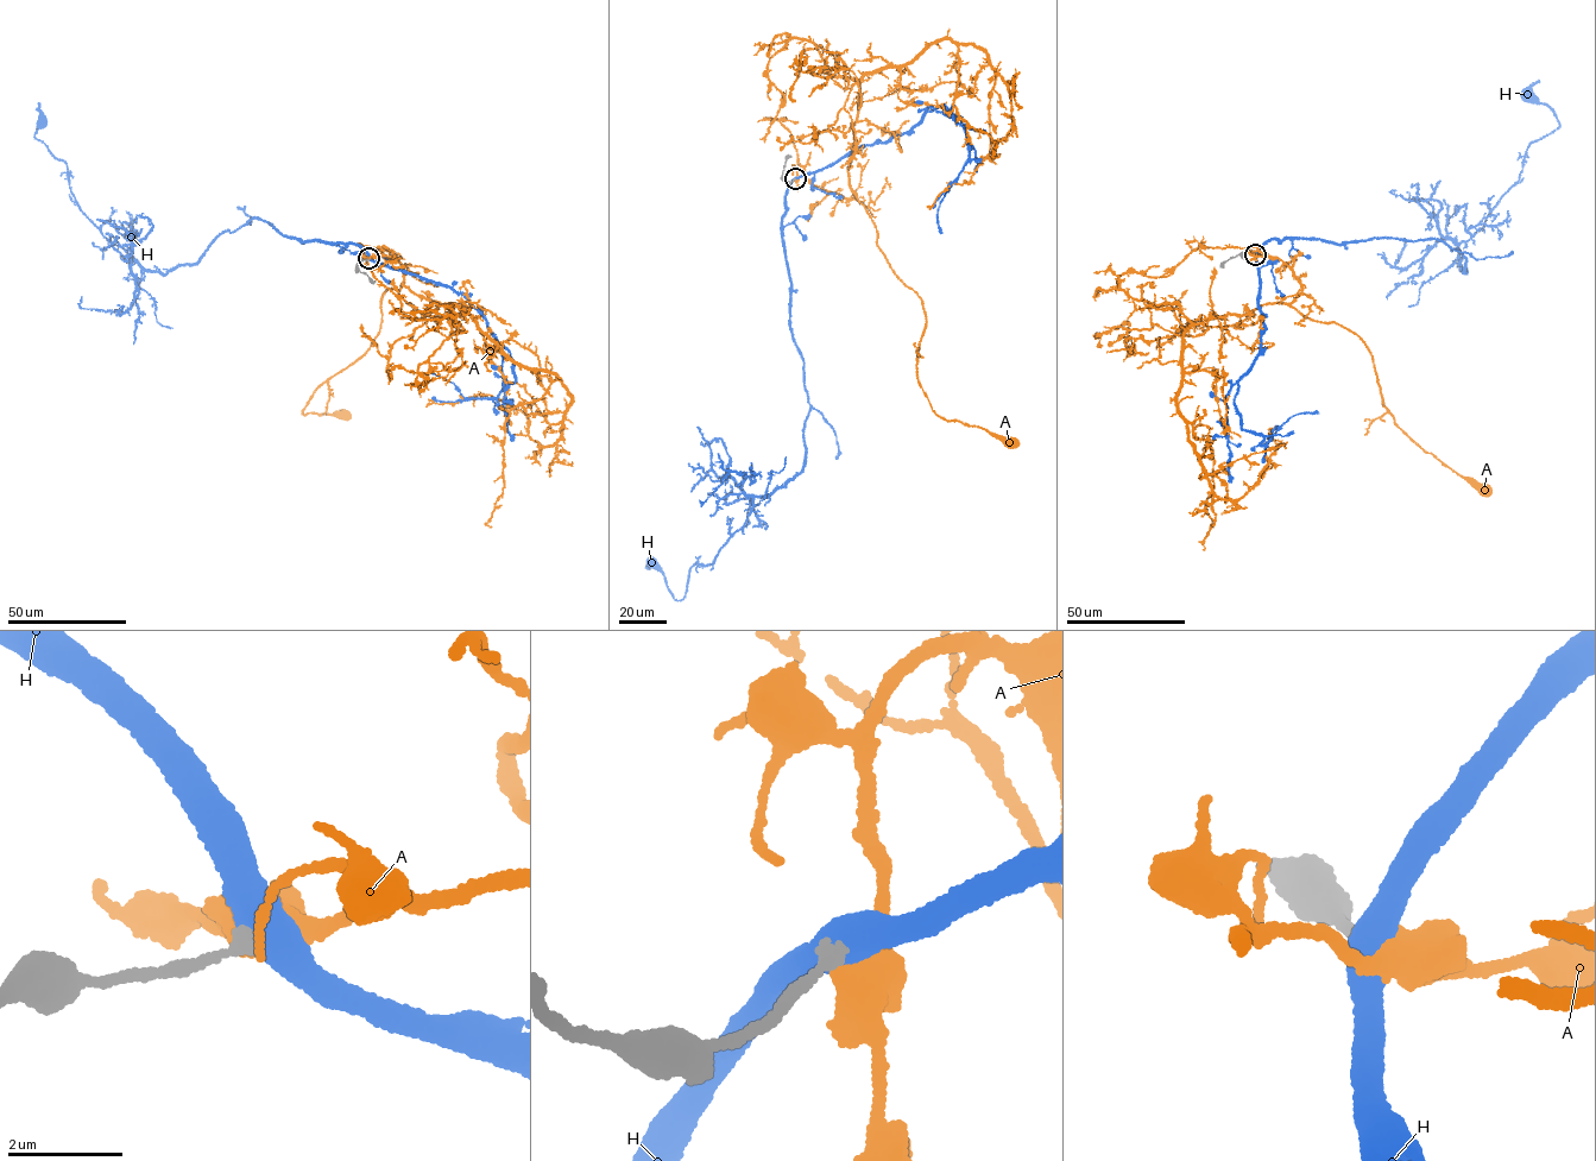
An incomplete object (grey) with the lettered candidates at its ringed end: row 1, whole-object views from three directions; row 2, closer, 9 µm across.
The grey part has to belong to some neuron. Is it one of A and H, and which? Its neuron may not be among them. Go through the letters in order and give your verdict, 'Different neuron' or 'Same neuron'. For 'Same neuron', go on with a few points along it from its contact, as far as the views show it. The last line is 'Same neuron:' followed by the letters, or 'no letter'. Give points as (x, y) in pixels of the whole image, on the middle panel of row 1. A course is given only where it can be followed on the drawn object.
A: Different neuron
H: Same neuron. Its course: (795, 178), (781, 229), (811, 405), (803, 466), (754, 497), (711, 563), (692, 566), (681, 599), (651, 562)
Same neuron: H

